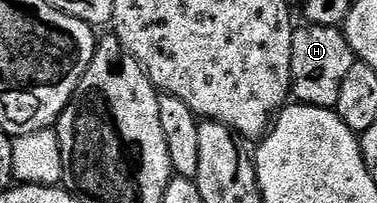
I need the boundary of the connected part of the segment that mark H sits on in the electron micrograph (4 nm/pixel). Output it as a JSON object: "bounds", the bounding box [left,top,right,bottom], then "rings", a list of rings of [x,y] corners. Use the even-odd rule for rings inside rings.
{"bounds":[291,22,355,109],"rings":[[[308,22],[294,27],[291,38],[291,96],[298,104],[316,108],[336,109],[339,102],[339,89],[343,78],[355,63],[355,53],[347,42],[340,27],[319,26]]]}

